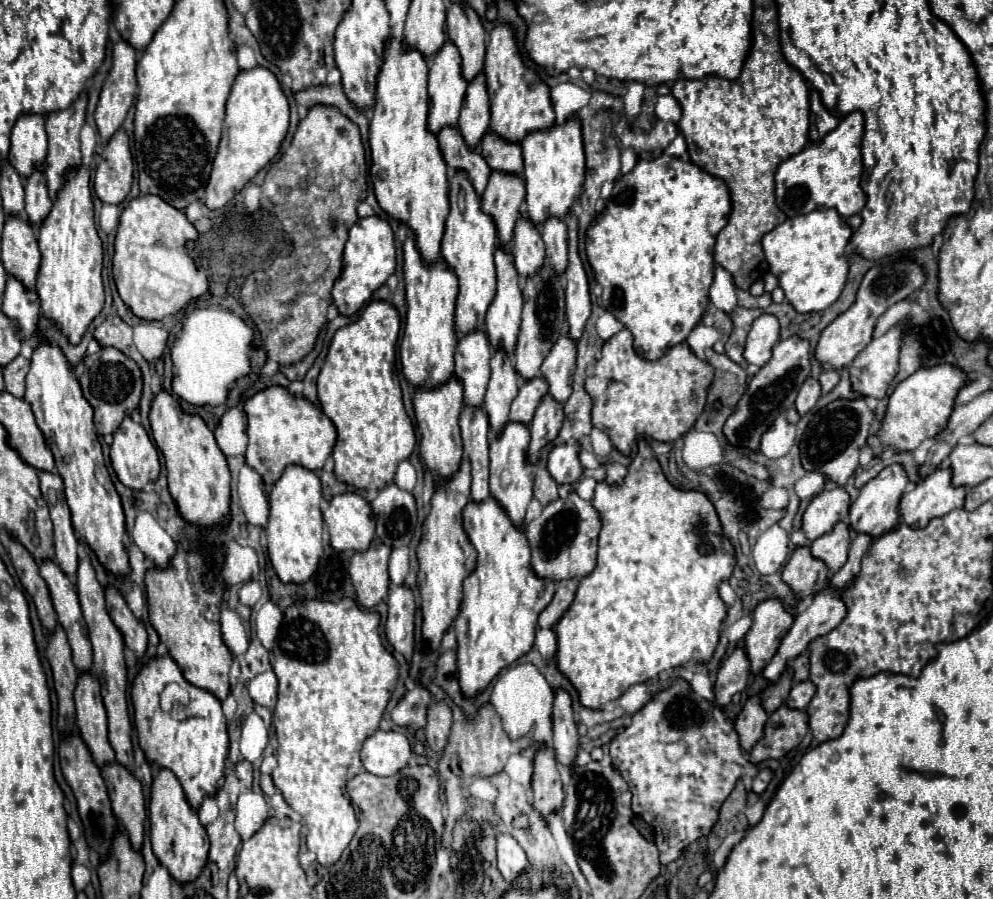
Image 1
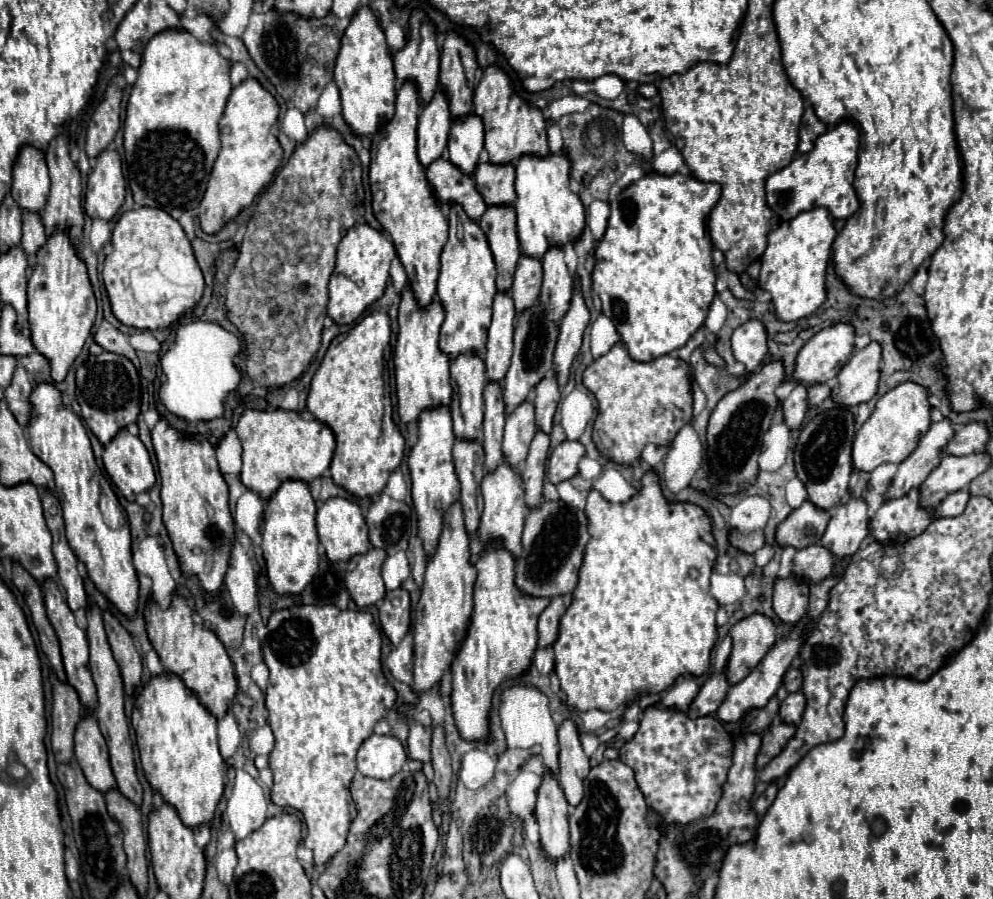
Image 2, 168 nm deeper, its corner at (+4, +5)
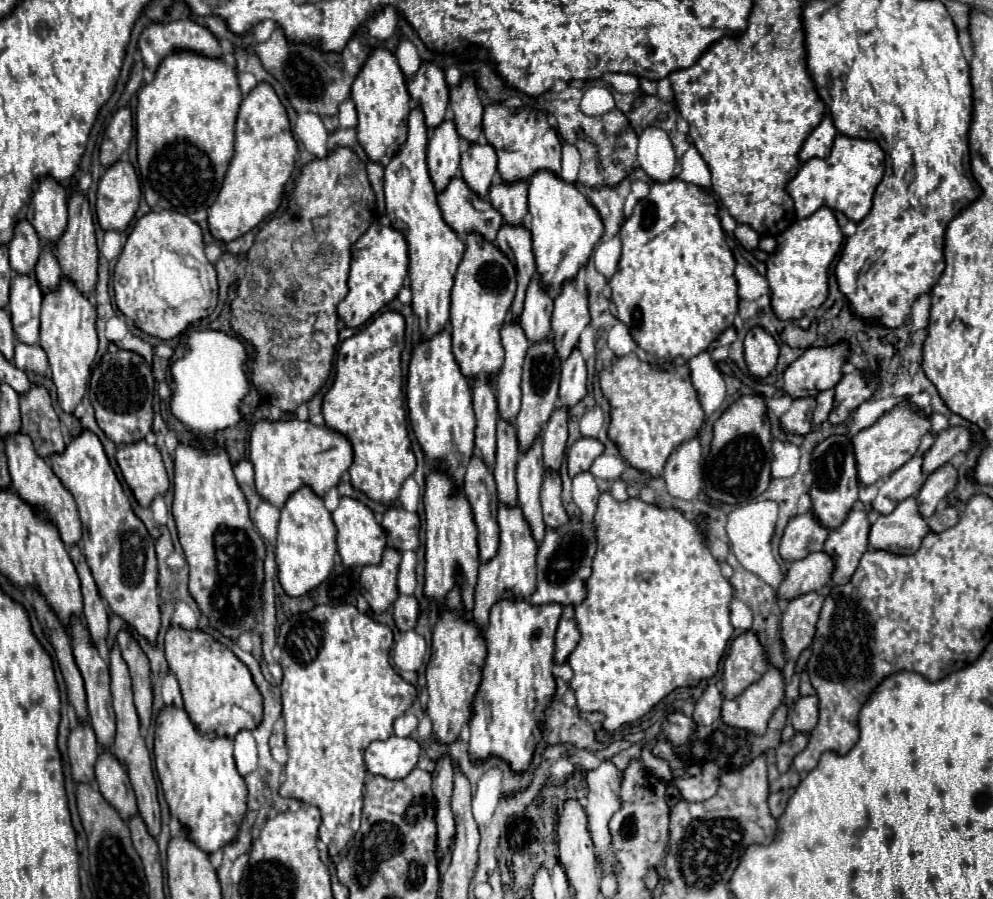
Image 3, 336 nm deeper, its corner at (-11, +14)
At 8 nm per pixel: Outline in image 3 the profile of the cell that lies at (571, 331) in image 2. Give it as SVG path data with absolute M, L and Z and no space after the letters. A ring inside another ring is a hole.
M576 348L572 358L562 364L562 378L560 378L560 404L562 408L572 408L586 396L586 364Z

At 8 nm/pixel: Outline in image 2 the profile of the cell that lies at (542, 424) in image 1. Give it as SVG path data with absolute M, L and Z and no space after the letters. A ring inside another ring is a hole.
M537 429L531 445L529 445L529 455L521 463L521 477L523 477L523 489L525 489L525 501L527 507L535 507L537 503L543 501L543 477L545 477L545 461L547 461L547 451L549 451L549 435Z

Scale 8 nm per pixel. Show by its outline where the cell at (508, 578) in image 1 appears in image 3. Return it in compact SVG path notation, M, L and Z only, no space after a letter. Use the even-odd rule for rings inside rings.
M500 600L494 604L490 624L484 632L488 658L470 720L470 760L484 762L494 756L508 762L516 774L528 770L534 750L542 740L544 710L556 692L552 666L554 634L560 614L560 604L532 606L526 600Z

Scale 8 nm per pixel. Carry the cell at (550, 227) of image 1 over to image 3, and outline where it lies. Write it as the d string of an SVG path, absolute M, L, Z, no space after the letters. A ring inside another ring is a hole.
M566 282L560 290L560 296L554 298L552 314L552 342L556 356L564 362L572 350L578 346L578 336L590 324L586 292L578 294L574 282Z

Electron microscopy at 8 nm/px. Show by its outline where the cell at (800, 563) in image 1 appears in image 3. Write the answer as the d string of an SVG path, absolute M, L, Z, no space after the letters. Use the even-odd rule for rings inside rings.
M816 592L806 594L804 598L794 598L782 616L782 648L786 660L798 660L800 652L806 650L814 638L818 614L824 598Z

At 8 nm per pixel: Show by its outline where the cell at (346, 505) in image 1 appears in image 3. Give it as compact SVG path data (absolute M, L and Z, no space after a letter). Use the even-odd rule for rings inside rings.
M340 498L338 510L332 512L332 520L338 530L338 554L344 566L370 566L380 564L382 552L386 548L386 538L382 526L376 522L372 510L354 498Z

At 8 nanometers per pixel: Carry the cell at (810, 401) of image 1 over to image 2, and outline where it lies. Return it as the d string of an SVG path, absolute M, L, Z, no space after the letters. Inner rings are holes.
M797 385L791 395L783 401L783 413L785 413L785 423L789 425L789 429L799 429L803 419L805 419L805 411L807 411L807 387L805 385Z

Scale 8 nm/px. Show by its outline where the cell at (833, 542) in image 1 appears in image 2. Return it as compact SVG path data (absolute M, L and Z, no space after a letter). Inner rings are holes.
M815 543L797 551L793 559L793 573L805 579L807 583L819 583L831 575L833 565L835 555L827 547Z

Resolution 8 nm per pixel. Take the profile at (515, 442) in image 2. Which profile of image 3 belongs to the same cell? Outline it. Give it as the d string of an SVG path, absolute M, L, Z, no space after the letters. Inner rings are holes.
M540 438L526 454L520 456L518 468L516 468L516 480L518 480L520 510L532 530L536 544L540 546L544 540L544 532L546 532L546 526L542 522L542 508L540 508L540 488L542 488L542 480L544 480Z

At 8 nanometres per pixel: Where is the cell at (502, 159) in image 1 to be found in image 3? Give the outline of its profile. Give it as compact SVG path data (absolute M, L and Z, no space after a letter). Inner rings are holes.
M526 182L516 184L498 184L492 186L488 200L502 214L504 222L510 226L522 226L528 214L528 198L526 198Z

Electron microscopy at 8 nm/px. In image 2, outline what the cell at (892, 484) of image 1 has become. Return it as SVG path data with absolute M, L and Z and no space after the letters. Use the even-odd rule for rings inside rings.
M851 497L847 503L841 503L833 511L827 531L821 537L821 545L837 557L847 557L861 547L869 531L871 529L865 499Z

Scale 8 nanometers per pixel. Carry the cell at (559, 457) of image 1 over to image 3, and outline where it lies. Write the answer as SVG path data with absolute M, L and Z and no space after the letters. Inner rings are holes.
M580 438L568 452L568 474L574 478L580 472L590 470L592 462L604 452L604 446L596 438Z

